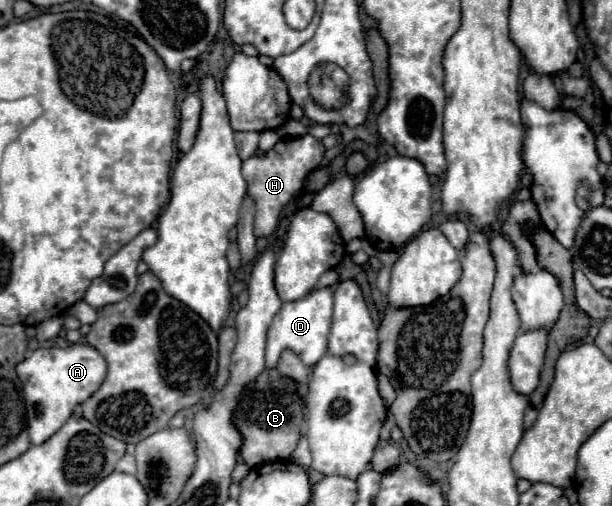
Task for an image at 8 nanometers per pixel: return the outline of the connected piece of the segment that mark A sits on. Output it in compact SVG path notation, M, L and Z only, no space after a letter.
M77 342L65 348L37 348L29 358L17 364L17 376L23 384L29 438L31 444L43 444L65 420L73 414L75 406L85 402L105 380L105 358L89 344Z

